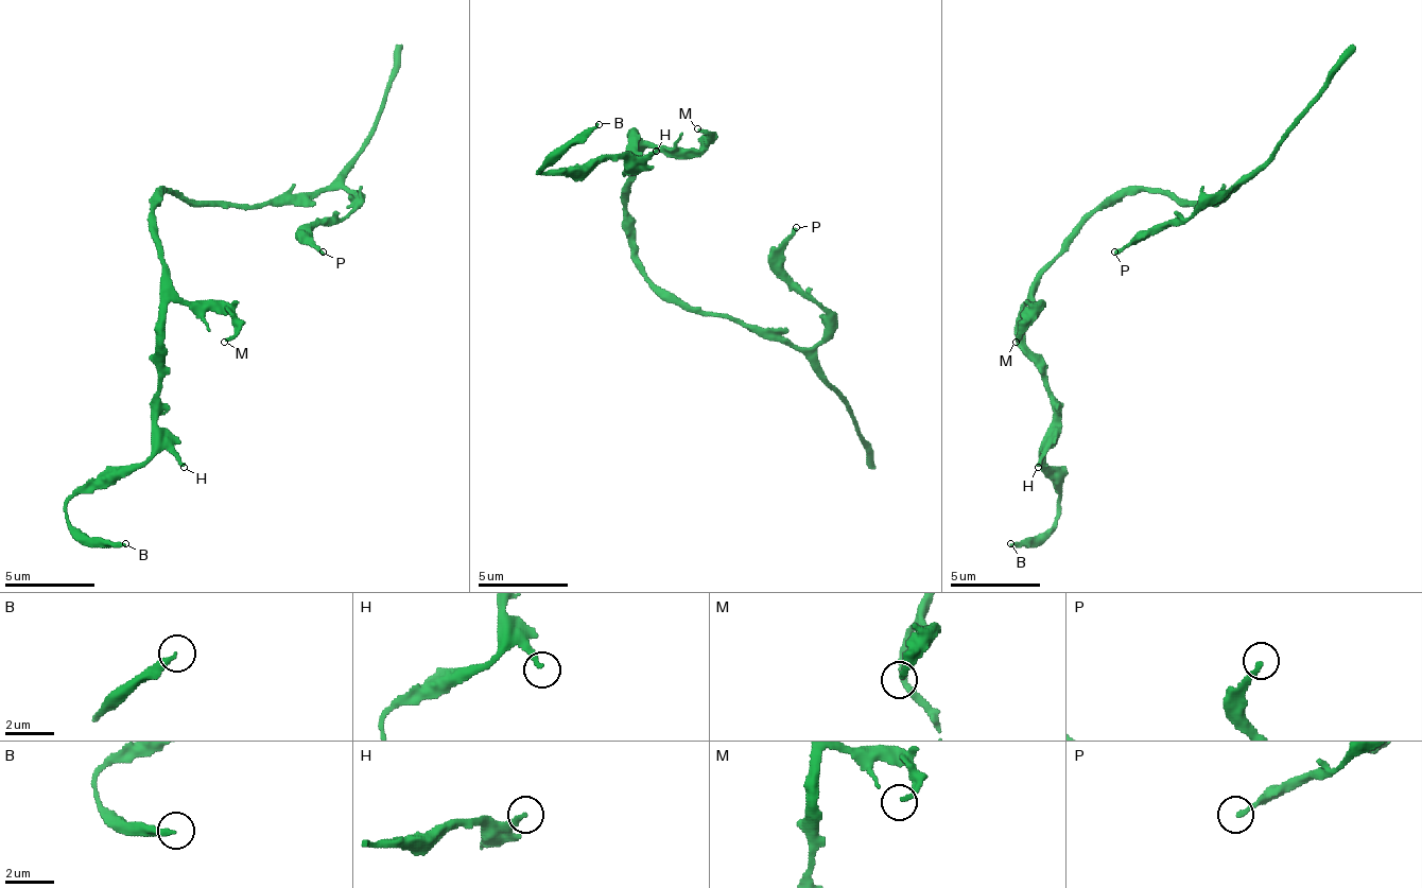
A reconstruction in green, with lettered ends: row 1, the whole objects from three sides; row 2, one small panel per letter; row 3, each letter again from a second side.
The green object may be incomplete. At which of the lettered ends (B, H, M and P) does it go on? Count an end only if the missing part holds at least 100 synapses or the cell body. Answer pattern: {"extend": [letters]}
{"extend": []}

